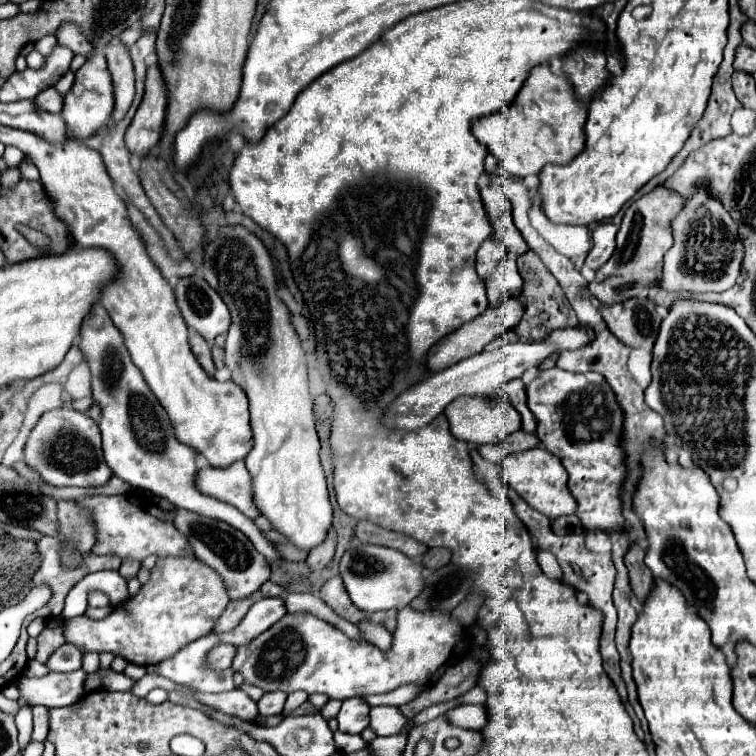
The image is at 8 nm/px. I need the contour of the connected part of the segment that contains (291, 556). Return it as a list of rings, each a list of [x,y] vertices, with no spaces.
[[[262,531],[262,533],[264,533],[264,537],[268,537],[274,543],[274,547],[278,547],[278,553],[282,555],[282,559],[286,559],[286,561],[304,561],[306,559],[306,553],[296,549],[284,535],[280,535],[276,531]]]

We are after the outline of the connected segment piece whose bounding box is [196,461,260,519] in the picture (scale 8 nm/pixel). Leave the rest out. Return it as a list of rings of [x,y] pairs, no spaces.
[[[236,461],[224,469],[198,469],[196,487],[202,491],[202,495],[210,495],[222,503],[228,503],[250,519],[260,515],[252,503],[252,477],[244,461]]]

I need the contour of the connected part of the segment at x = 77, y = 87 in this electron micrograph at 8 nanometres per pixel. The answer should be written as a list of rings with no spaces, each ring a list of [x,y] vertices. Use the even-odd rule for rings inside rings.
[[[94,51],[92,57],[76,71],[76,81],[74,81],[72,89],[68,91],[68,95],[64,97],[62,119],[66,121],[66,125],[74,137],[92,137],[112,117],[112,109],[114,109],[112,77],[108,73],[106,59]]]

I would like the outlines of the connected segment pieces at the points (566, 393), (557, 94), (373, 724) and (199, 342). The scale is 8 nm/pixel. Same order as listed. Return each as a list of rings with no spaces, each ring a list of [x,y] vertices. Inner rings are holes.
[[[558,367],[540,371],[534,381],[526,385],[528,407],[538,421],[536,435],[544,443],[544,447],[556,455],[564,469],[568,471],[568,489],[578,501],[576,515],[582,519],[584,529],[600,529],[600,531],[622,531],[622,503],[620,503],[620,483],[626,475],[626,467],[622,463],[622,449],[618,445],[622,431],[622,411],[616,403],[616,397],[600,373],[570,373]]]
[[[548,63],[534,67],[516,101],[494,115],[474,121],[474,137],[486,145],[512,177],[540,173],[548,163],[570,163],[586,143],[584,123],[588,111],[580,105],[566,75],[554,75]]]
[[[370,707],[370,729],[376,735],[398,735],[408,727],[408,721],[398,707]]]
[[[198,333],[190,335],[190,347],[192,347],[192,353],[196,355],[198,363],[202,365],[202,369],[212,377],[214,375],[214,363],[212,363],[212,355],[210,355],[210,345],[206,343],[206,339],[202,339]]]

